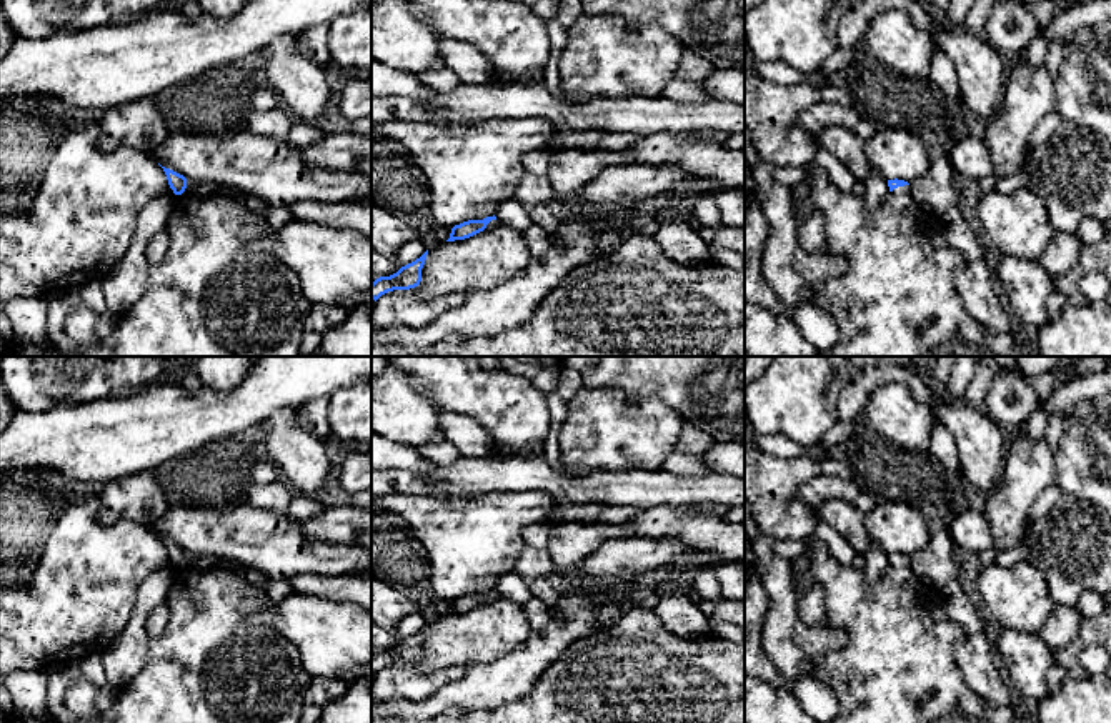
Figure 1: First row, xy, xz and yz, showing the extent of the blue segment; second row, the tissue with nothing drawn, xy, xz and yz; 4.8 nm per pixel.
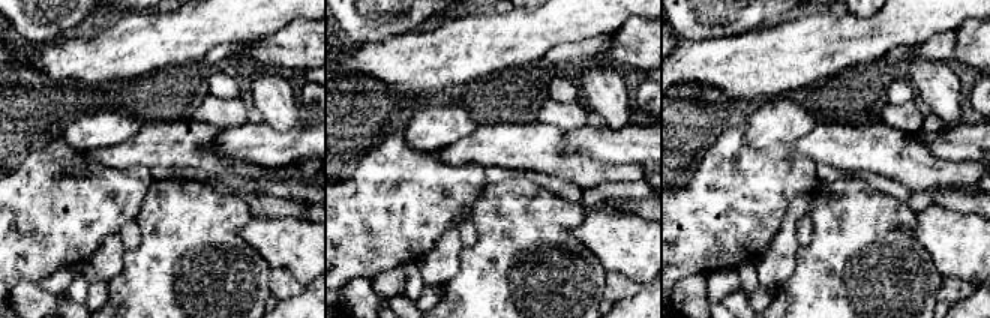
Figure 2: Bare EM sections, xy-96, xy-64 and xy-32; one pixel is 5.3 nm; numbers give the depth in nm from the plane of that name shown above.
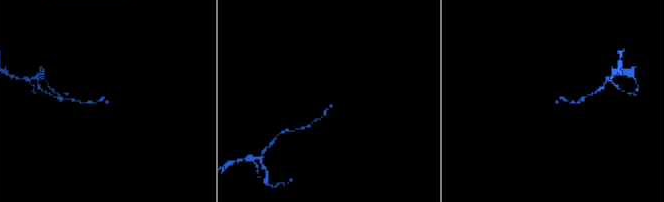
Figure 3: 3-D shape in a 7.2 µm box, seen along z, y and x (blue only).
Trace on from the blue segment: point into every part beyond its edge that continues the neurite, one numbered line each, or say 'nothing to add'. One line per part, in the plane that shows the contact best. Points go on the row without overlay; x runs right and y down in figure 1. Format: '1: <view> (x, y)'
1: yz (898, 665)

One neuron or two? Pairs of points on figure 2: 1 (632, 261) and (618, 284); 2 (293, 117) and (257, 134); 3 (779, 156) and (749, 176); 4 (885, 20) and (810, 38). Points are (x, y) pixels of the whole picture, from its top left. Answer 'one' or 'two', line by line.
1: two
2: two
3: one
4: one

